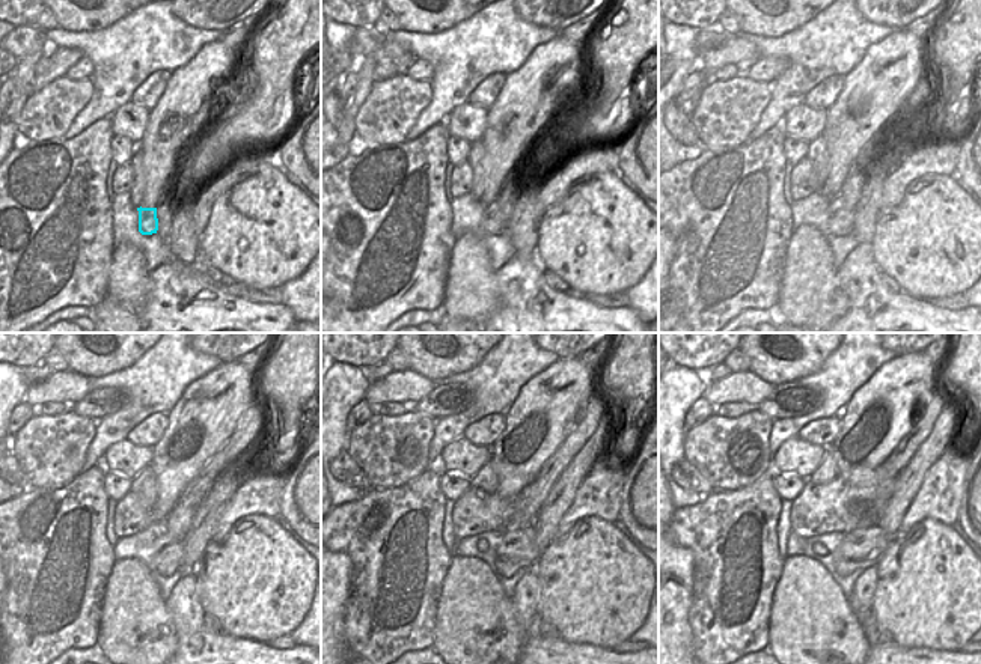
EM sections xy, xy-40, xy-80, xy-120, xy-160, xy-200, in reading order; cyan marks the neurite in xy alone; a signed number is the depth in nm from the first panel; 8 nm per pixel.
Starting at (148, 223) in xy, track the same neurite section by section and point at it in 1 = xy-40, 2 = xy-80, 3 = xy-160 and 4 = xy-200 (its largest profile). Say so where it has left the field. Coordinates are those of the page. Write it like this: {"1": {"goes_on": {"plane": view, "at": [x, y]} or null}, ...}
{"1": {"goes_on": {"plane": "xy-40", "at": [496, 216]}}, "2": {"goes_on": {"plane": "xy-80", "at": [841, 210]}}, "3": {"goes_on": {"plane": "xy-160", "at": [519, 550]}}, "4": {"goes_on": {"plane": "xy-200", "at": [862, 548]}}}

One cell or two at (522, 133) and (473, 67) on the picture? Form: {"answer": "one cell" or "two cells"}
{"answer": "two cells"}

